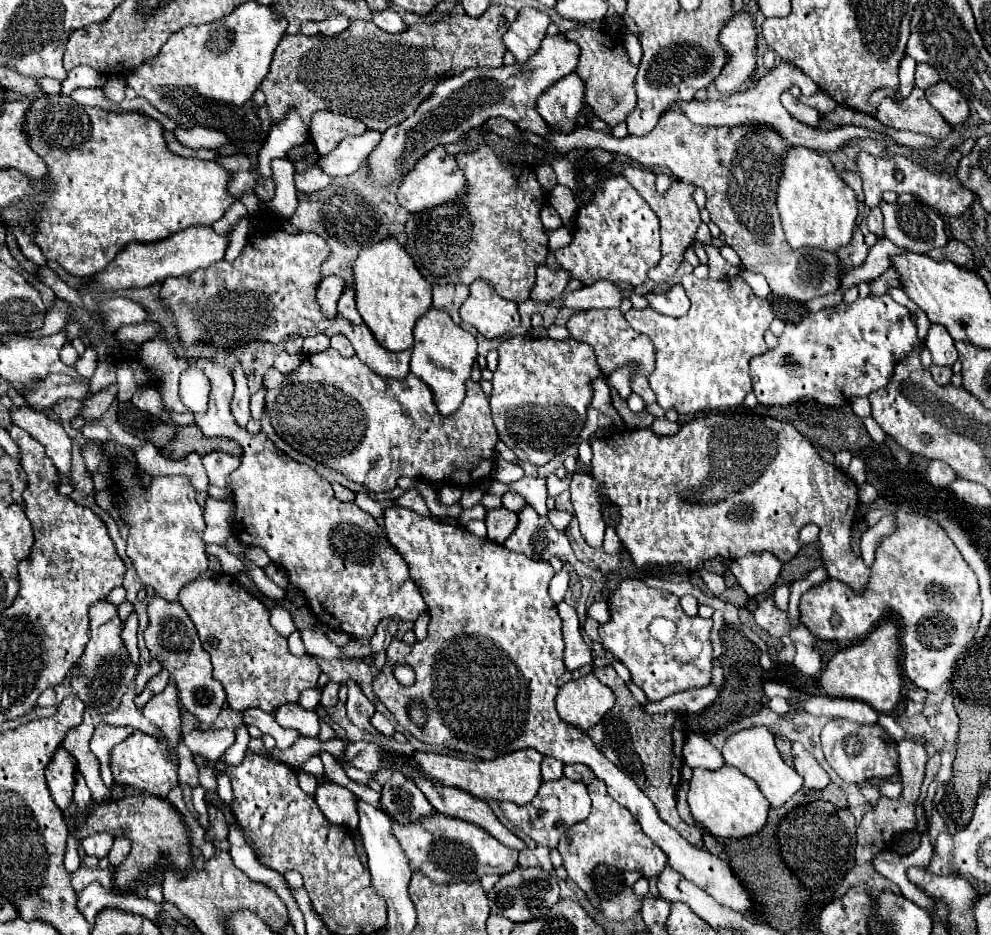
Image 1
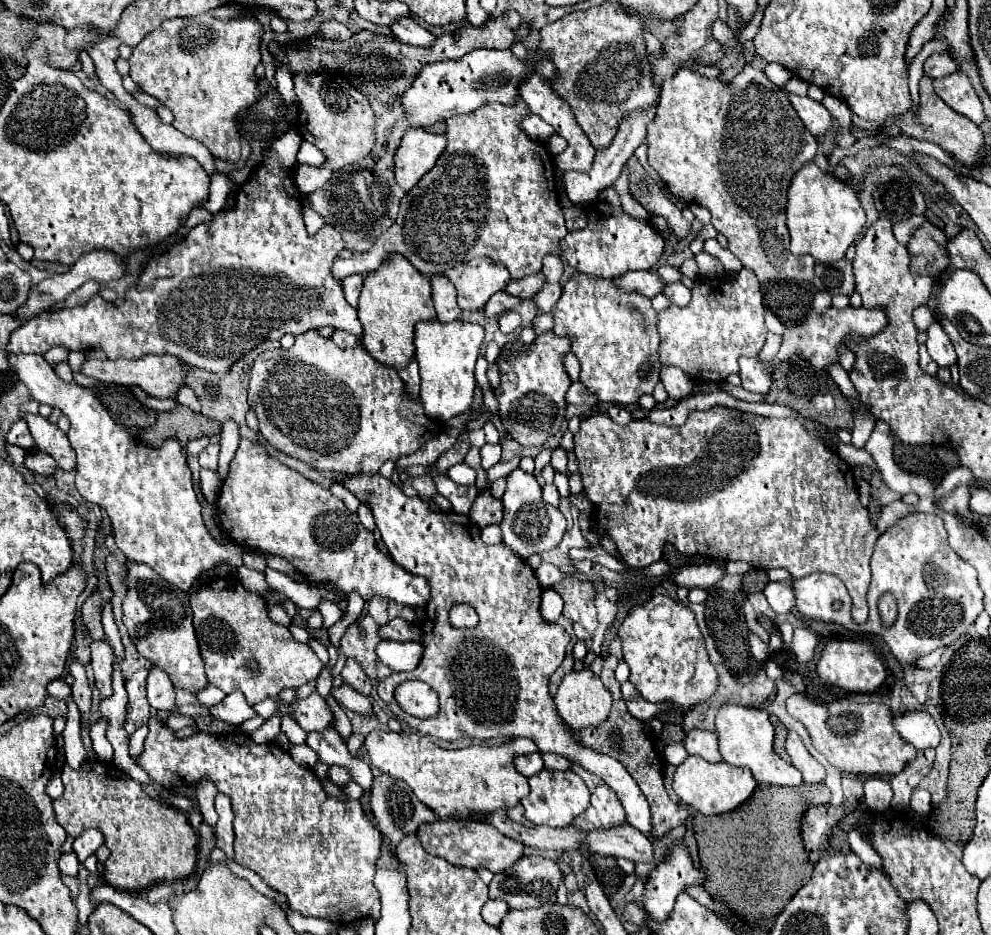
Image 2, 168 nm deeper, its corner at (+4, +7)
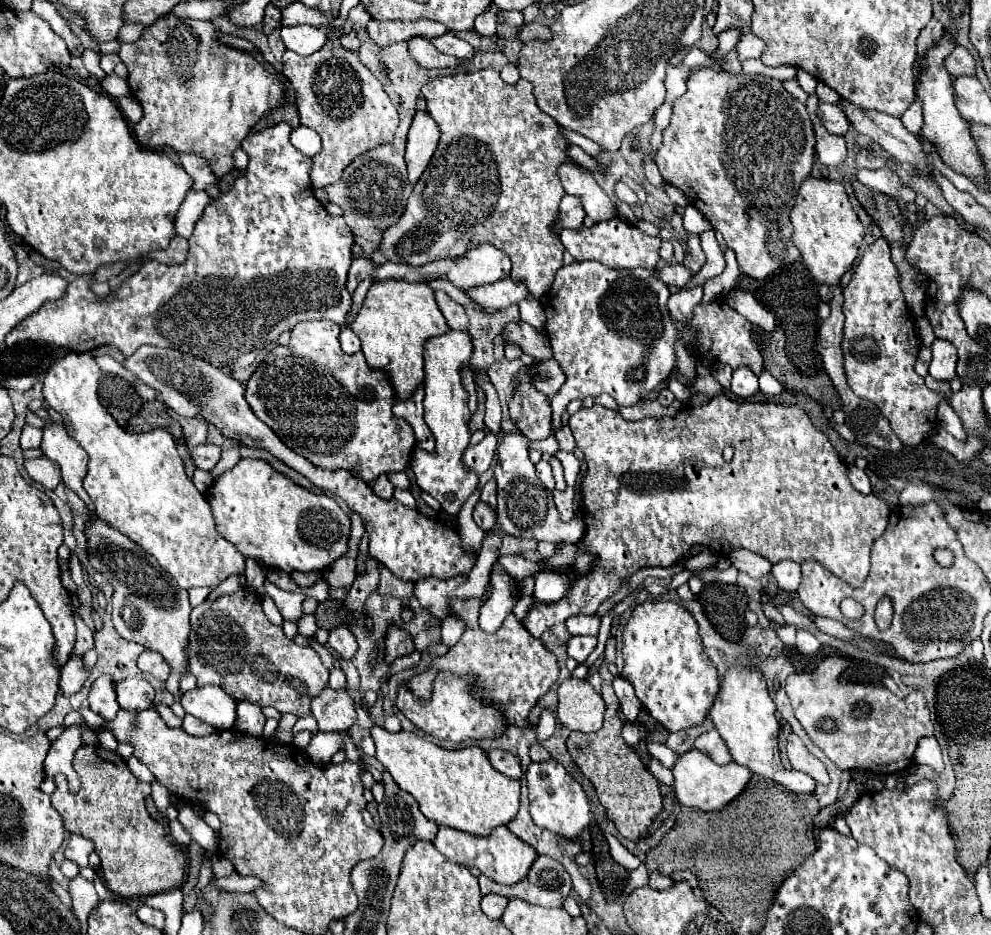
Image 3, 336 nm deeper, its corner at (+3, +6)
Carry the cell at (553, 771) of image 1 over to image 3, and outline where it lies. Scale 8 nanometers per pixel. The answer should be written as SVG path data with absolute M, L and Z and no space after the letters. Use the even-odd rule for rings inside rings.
M489 750L487 752L487 758L489 762L493 764L493 768L509 778L515 778L519 780L523 770L521 770L521 764L519 764L519 758L513 756L511 752L505 752L505 750Z

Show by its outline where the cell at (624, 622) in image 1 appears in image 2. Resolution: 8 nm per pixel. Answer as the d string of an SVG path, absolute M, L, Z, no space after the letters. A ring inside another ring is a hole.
M654 595L646 603L632 607L618 629L618 637L622 641L624 661L630 667L630 681L646 701L672 701L674 709L692 709L716 691L718 675L708 659L696 617L690 607L672 597ZM656 605L668 605L672 609L670 621L654 623L648 619L648 611Z

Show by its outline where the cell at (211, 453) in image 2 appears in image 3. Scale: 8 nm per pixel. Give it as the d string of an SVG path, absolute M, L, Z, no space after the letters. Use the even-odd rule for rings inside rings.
M205 442L205 444L193 446L189 450L189 454L191 454L191 460L193 460L193 464L197 468L211 470L219 462L219 458L221 458L221 448L215 446L215 444L211 444L211 442Z

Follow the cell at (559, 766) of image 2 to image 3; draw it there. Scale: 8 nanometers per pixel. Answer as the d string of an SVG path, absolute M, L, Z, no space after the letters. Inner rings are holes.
M535 742L535 744L529 748L529 756L531 756L533 762L545 762L545 760L549 760L551 754L545 750L545 746L541 746L539 742Z

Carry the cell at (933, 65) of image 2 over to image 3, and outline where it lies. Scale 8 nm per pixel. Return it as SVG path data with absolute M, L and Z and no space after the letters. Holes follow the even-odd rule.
M957 46L951 52L951 56L945 60L945 66L953 76L975 76L975 58L963 46Z

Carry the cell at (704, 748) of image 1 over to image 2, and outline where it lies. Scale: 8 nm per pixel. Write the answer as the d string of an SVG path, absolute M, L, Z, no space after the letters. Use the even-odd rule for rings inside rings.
M692 729L686 733L684 737L684 747L688 751L688 755L698 755L702 759L706 759L708 763L716 763L722 761L720 751L718 751L718 741L716 741L716 733L712 731L704 731L704 729Z

